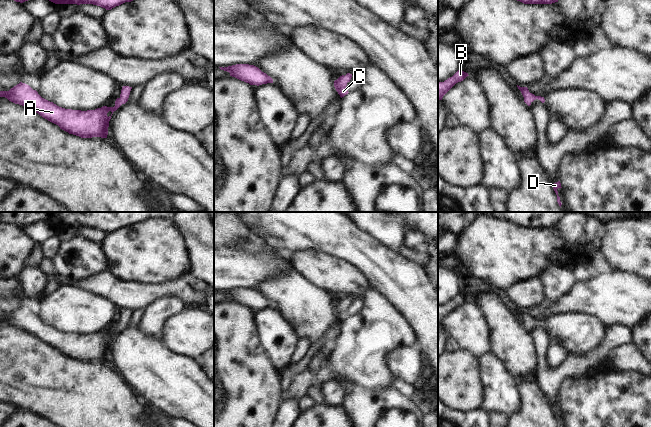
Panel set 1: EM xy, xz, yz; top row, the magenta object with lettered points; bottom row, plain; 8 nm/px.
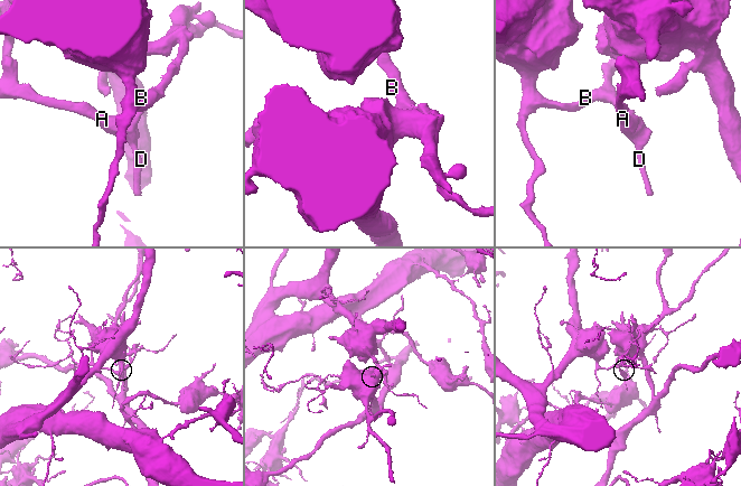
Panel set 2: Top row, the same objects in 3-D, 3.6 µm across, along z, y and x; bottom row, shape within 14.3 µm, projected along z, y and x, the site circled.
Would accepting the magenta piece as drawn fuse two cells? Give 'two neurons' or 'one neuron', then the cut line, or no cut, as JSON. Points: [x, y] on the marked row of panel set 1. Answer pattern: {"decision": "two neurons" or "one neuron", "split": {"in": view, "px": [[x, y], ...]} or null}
{"decision": "one neuron", "split": null}

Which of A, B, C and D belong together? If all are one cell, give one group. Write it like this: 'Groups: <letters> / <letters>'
Groups: A B C D.

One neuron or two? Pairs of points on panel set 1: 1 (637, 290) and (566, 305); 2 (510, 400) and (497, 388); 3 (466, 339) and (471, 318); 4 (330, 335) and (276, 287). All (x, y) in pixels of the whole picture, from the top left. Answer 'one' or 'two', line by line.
1: one
2: one
3: one
4: two

